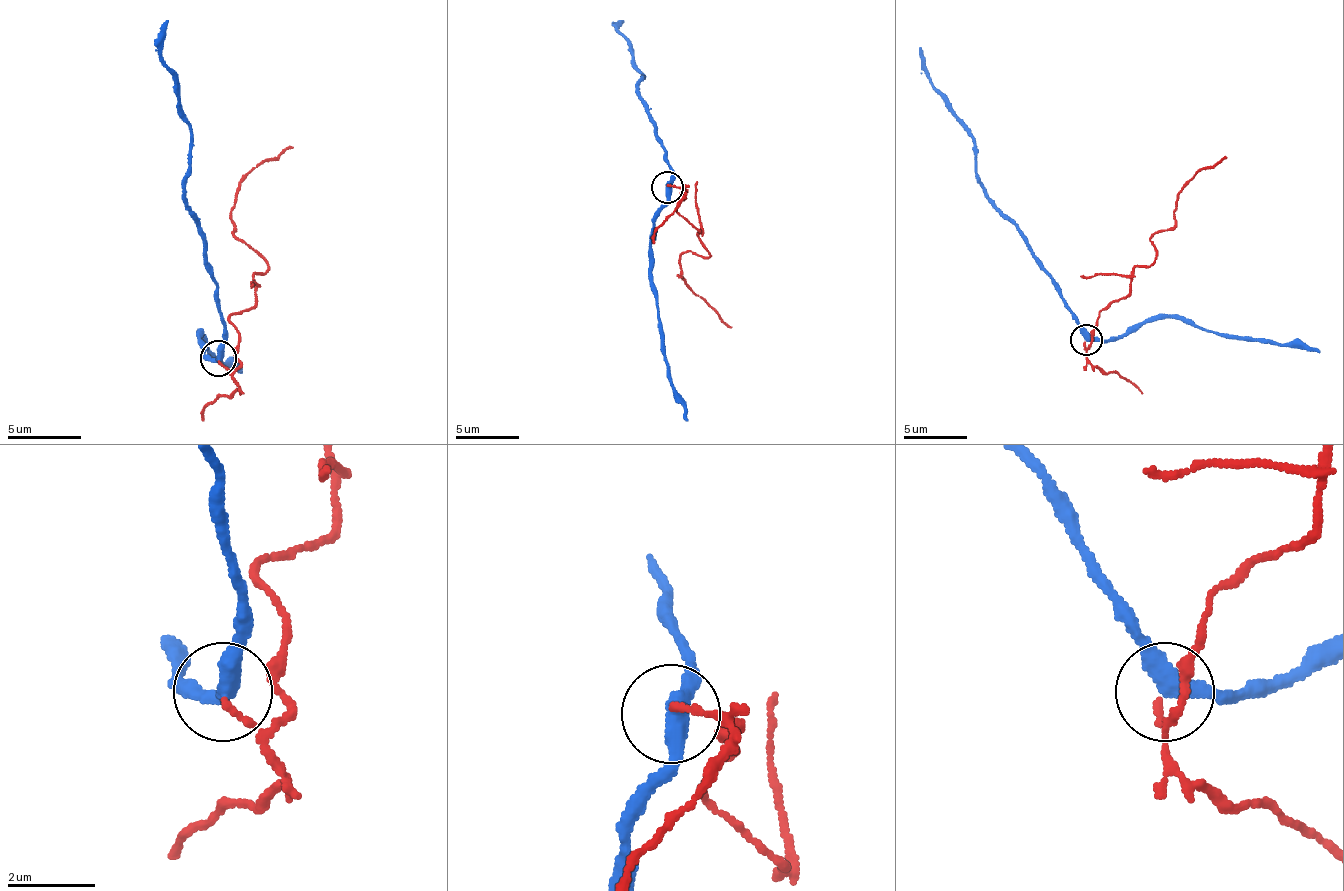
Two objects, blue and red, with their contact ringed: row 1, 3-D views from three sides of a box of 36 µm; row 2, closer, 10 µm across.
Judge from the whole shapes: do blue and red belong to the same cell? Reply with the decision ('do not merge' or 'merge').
do not merge

